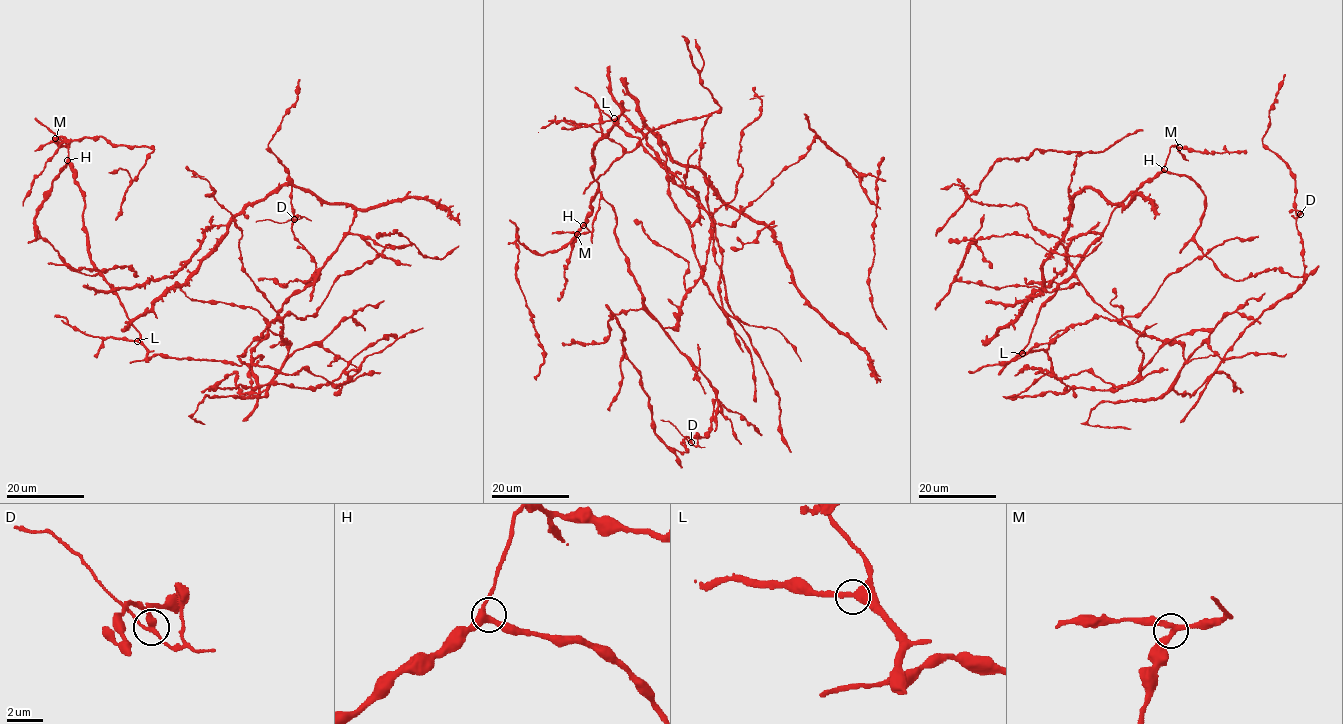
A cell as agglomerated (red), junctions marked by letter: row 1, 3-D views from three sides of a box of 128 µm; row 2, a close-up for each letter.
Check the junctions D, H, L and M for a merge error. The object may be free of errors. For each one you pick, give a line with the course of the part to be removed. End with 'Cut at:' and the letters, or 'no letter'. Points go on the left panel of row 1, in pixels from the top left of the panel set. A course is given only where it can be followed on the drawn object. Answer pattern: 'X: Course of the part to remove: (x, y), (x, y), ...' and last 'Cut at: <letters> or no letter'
D: Course of the part to remove: (295, 219), (256, 222)
Cut at: D

